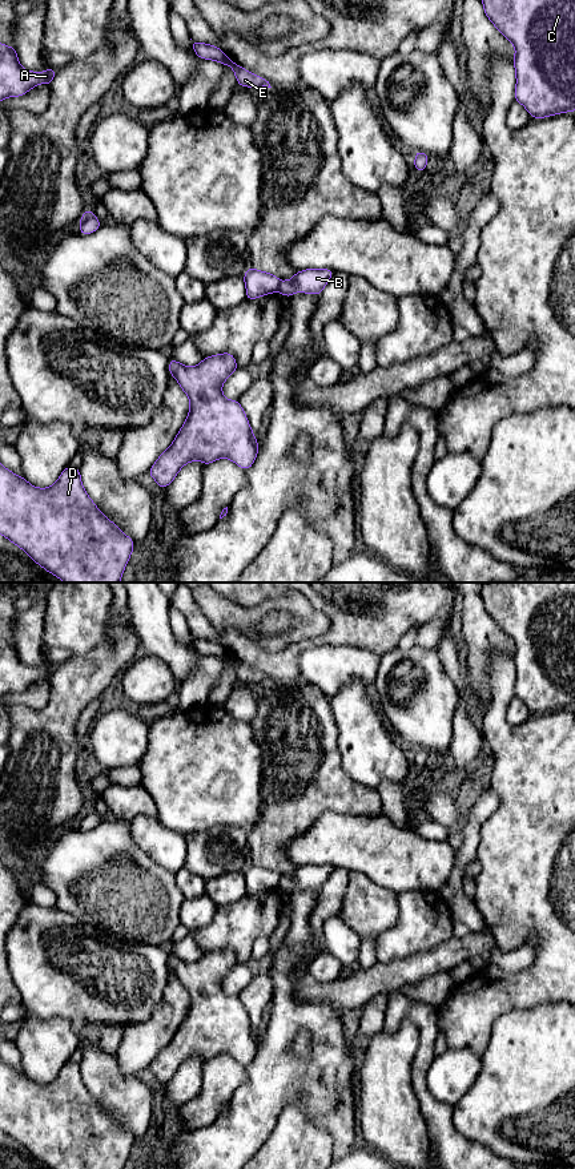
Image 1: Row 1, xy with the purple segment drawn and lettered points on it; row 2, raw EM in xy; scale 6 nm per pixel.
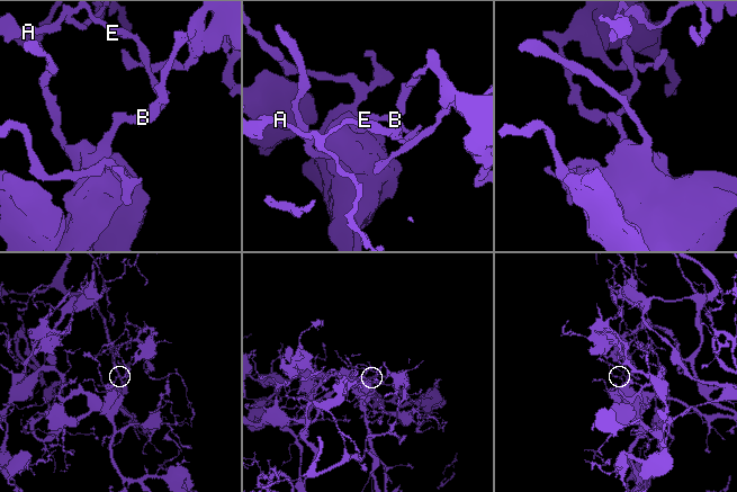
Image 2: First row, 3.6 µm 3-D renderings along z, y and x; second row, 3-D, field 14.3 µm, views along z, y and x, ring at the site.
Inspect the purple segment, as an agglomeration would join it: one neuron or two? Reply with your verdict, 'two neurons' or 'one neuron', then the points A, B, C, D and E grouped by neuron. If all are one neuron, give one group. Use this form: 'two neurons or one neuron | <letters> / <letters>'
two neurons | A B E / C D

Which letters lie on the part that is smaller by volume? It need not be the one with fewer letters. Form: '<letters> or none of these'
A, B, E

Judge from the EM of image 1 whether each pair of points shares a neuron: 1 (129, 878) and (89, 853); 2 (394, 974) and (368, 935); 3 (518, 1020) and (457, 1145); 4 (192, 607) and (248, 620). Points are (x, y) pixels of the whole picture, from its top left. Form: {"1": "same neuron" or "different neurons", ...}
{"1": "same neuron", "2": "different neurons", "3": "different neurons", "4": "different neurons"}

